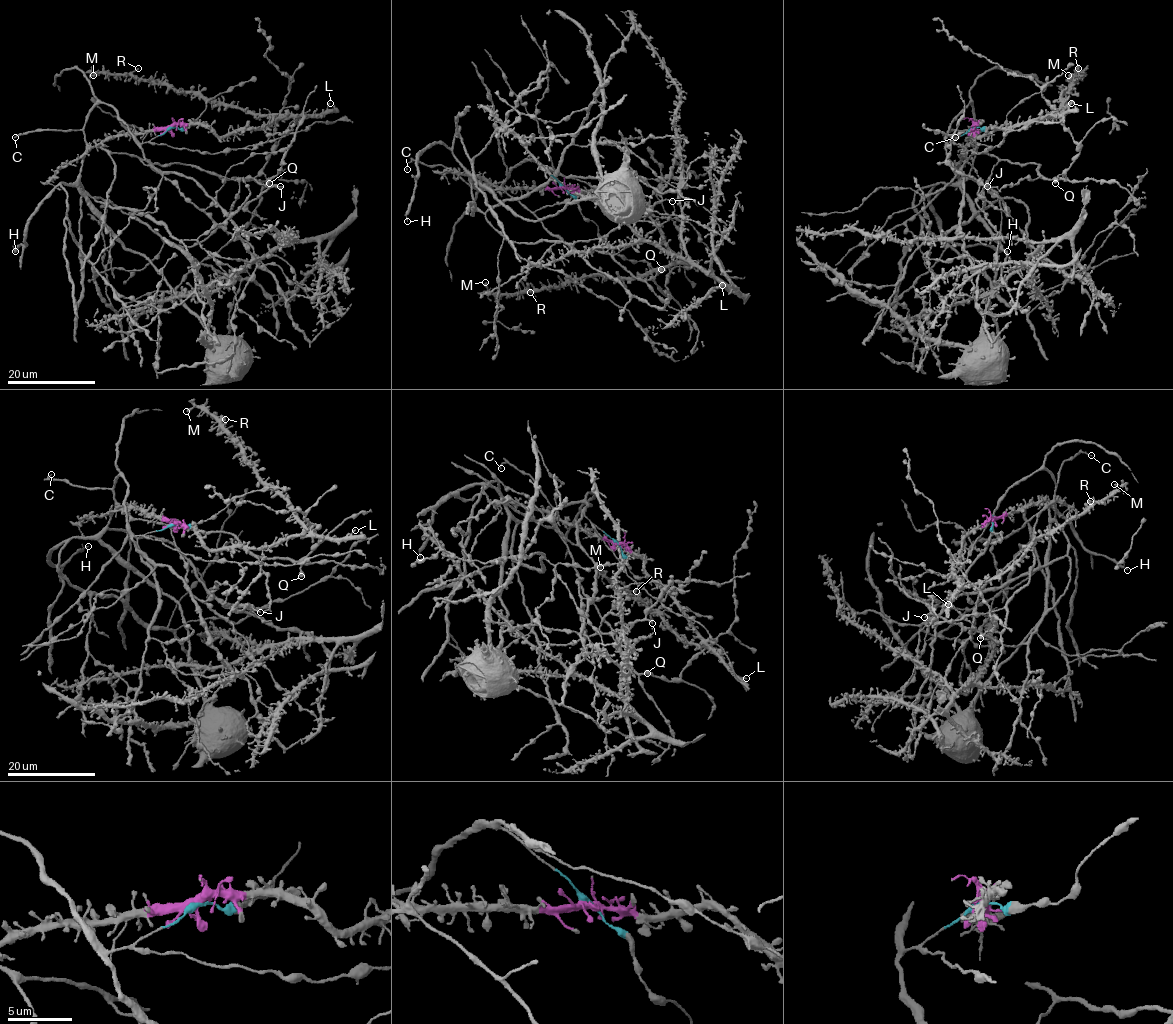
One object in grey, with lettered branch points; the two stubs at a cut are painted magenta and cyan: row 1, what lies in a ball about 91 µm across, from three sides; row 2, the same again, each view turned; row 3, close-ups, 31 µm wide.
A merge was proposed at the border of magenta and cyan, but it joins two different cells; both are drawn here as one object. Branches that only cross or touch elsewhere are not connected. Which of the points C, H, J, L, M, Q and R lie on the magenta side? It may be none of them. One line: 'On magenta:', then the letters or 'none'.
On magenta: L, M, R

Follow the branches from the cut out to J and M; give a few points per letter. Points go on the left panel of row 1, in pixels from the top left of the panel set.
J: (171, 127), (142, 143), (98, 103), (85, 124), (82, 186), (178, 246), (201, 242), (281, 186)
M: (171, 127), (208, 125), (226, 136), (282, 119), (216, 105), (130, 75), (94, 75)

